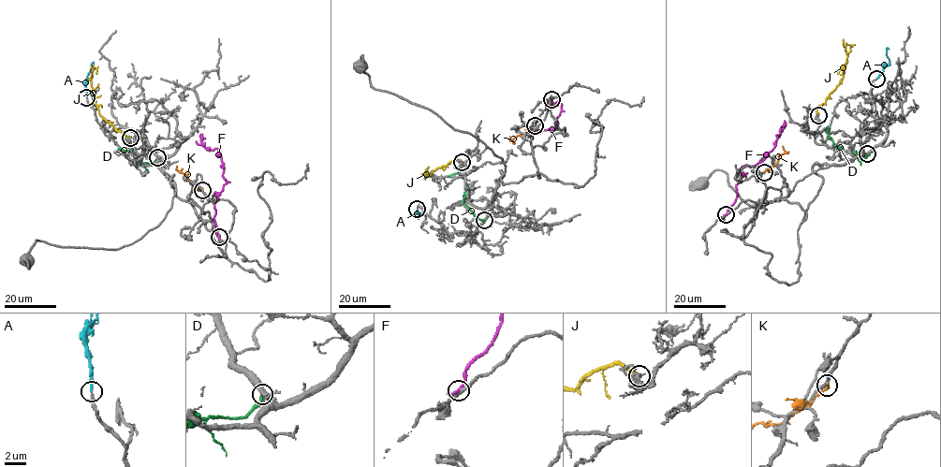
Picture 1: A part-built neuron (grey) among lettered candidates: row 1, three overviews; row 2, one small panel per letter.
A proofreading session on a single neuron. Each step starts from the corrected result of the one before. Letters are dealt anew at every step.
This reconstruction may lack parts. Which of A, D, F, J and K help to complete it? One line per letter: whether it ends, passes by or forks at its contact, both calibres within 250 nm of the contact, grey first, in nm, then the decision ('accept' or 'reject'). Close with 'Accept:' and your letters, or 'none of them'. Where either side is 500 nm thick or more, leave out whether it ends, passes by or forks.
A: it ends | 240/240 nm | accept
D: it ends | 440/320 nm | reject
F: it ends | 240/260 nm | reject
J: it ends | 120/320 nm | reject
K: it ends | 220/160 nm | reject
Accept: A

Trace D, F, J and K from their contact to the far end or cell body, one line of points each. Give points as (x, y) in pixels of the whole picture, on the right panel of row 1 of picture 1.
D: (867, 153), (865, 157), (838, 147), (825, 129), (829, 124)
F: (727, 213), (737, 197), (736, 185), (741, 179), (740, 168), (762, 161), (772, 149), (784, 120)
J: (818, 114), (816, 109), (843, 77), (850, 45), (845, 45), (845, 50)
K: (764, 172), (785, 153), (782, 146)

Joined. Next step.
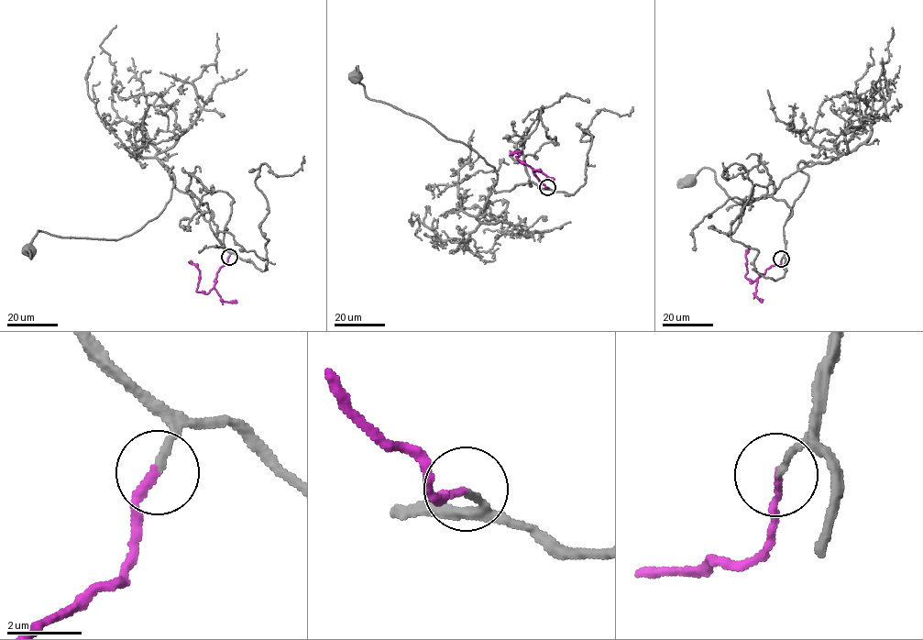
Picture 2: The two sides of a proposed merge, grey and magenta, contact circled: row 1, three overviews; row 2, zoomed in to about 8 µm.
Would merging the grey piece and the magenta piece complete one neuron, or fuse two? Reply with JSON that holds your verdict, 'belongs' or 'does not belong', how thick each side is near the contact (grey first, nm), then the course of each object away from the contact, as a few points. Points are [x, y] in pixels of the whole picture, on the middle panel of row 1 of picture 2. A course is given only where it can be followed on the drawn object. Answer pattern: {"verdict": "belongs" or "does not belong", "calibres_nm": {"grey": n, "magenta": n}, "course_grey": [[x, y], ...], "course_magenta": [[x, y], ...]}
{"verdict": "belongs", "calibres_nm": {"grey": 190, "magenta": 200}, "course_grey": [[547, 187], [531, 182], [495, 193], [496, 171], [472, 148], [448, 139], [423, 120], [368, 99], [356, 77]], "course_magenta": [[547, 187], [534, 174], [533, 169], [520, 161], [516, 156], [520, 152], [510, 150]]}

